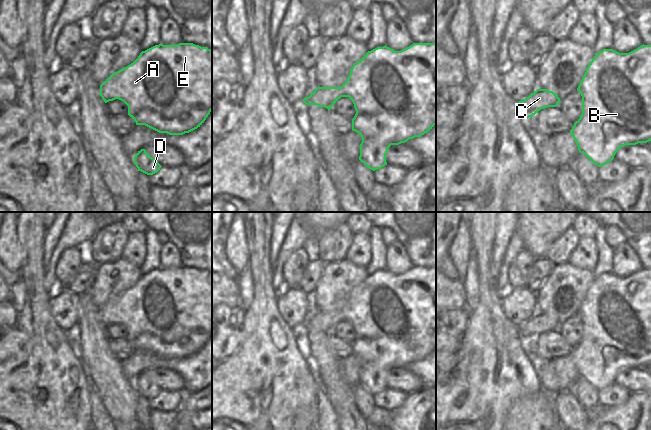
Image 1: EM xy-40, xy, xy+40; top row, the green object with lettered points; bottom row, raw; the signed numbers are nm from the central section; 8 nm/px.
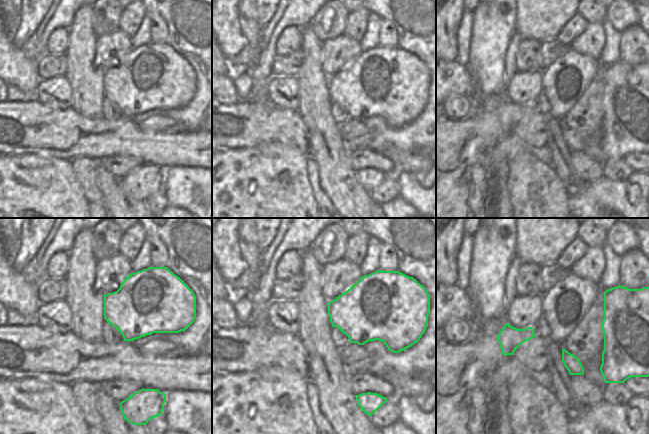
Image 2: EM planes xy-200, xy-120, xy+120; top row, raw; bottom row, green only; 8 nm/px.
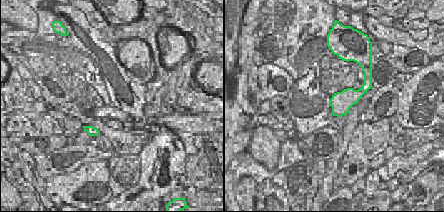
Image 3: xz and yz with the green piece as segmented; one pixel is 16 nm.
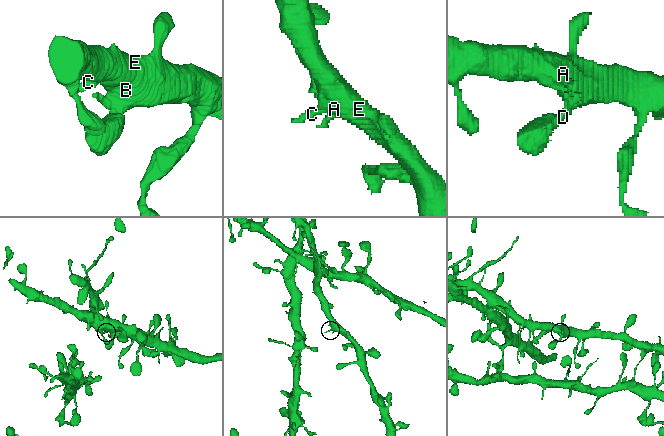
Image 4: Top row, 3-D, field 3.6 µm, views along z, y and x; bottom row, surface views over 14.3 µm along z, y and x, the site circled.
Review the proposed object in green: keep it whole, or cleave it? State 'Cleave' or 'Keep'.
Keep.

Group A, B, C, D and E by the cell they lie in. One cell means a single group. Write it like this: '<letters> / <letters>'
A B C D E

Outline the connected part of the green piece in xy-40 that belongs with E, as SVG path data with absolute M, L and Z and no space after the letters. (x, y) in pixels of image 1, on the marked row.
M179 43L177 45L155 45L142 51L138 58L127 67L110 75L100 85L100 96L105 103L119 99L128 106L128 115L136 122L136 125L145 125L159 133L169 135L183 135L200 127L212 111L212 51L207 47L201 47L193 43Z

